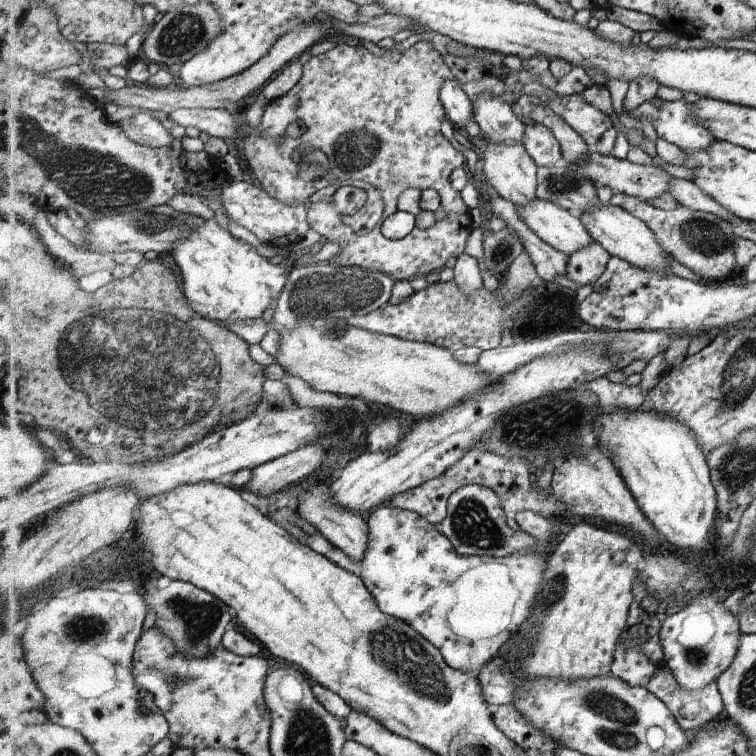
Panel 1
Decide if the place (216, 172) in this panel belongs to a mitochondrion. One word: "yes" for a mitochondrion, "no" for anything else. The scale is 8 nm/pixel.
no

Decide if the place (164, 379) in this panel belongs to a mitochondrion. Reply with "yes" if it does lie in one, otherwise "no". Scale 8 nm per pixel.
yes

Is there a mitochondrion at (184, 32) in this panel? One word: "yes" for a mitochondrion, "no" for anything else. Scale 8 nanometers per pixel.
yes

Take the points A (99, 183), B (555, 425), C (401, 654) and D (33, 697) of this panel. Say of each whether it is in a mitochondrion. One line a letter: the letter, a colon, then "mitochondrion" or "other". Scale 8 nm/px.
A: mitochondrion
B: mitochondrion
C: mitochondrion
D: other

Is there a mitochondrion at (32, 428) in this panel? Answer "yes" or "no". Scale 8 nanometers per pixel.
no

